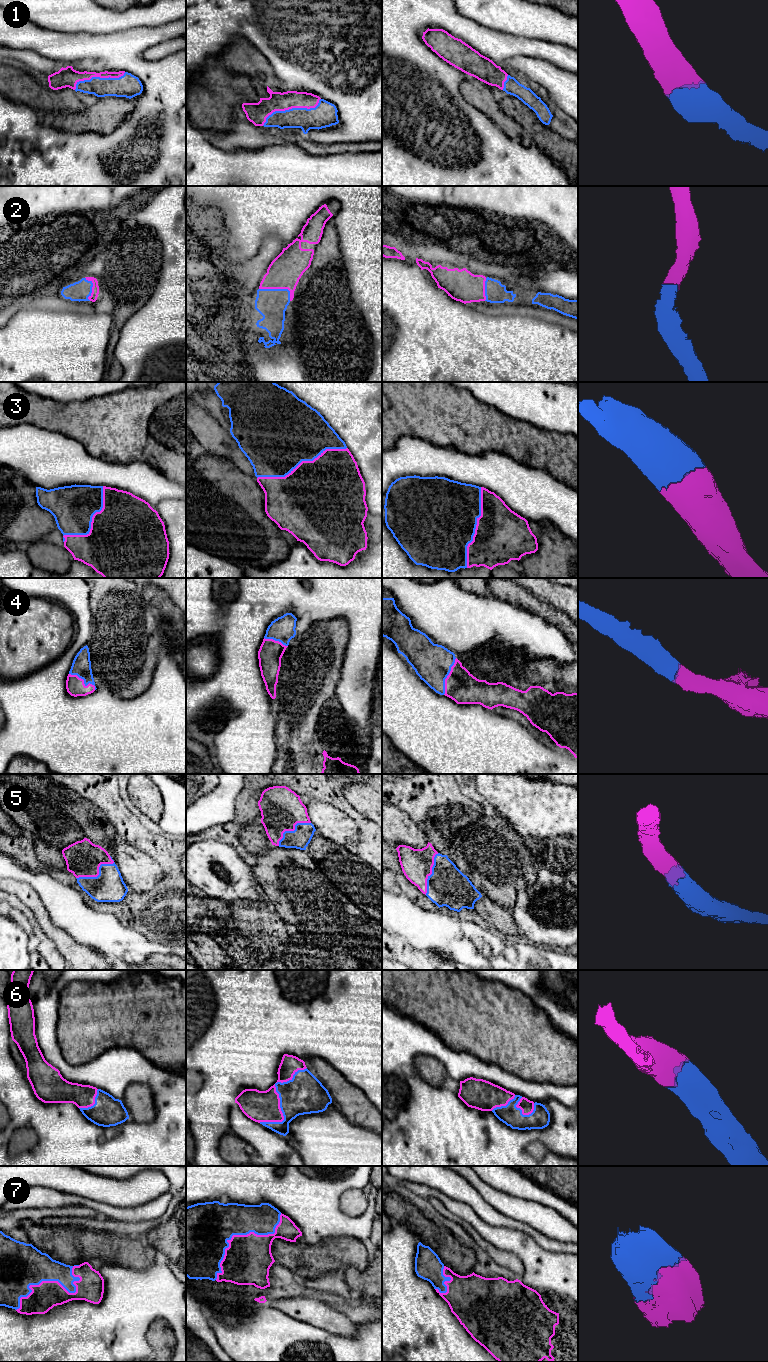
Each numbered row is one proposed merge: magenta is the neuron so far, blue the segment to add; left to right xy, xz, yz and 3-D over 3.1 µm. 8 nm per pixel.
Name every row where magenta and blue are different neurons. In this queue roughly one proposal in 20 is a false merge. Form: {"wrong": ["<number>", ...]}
{"wrong": []}

